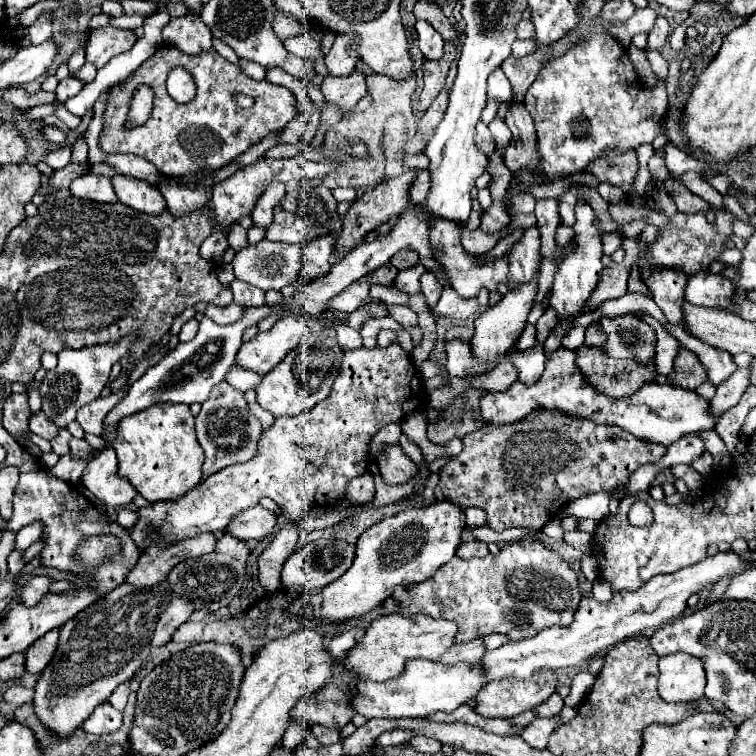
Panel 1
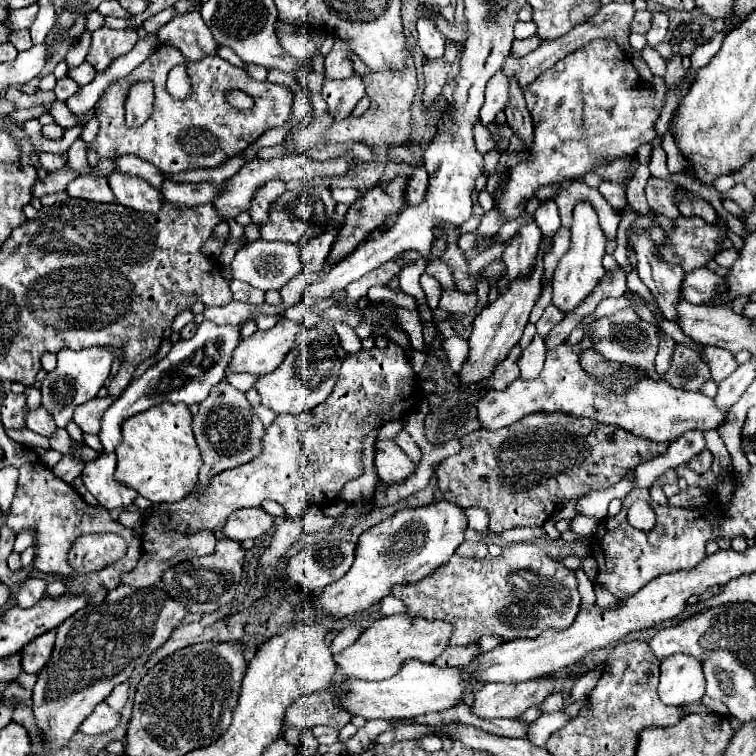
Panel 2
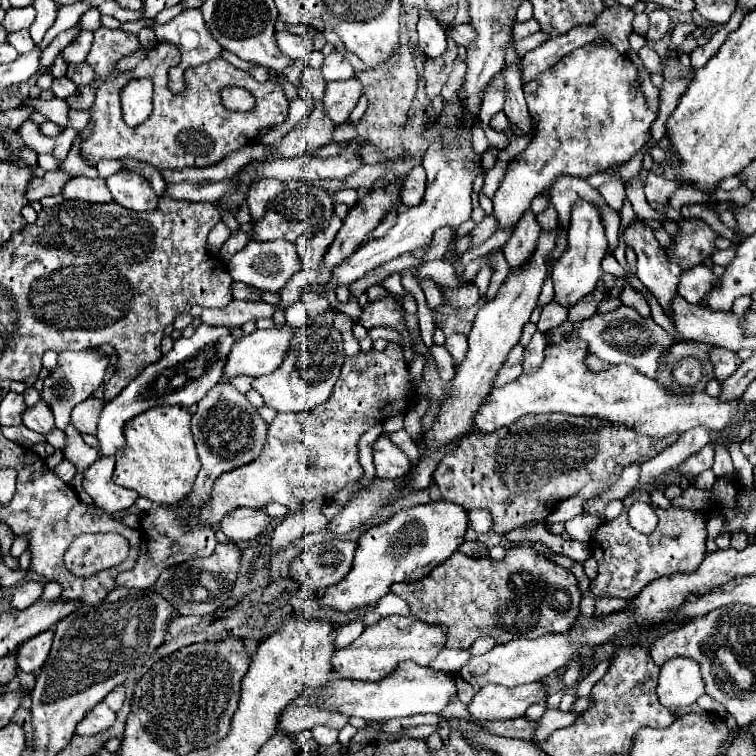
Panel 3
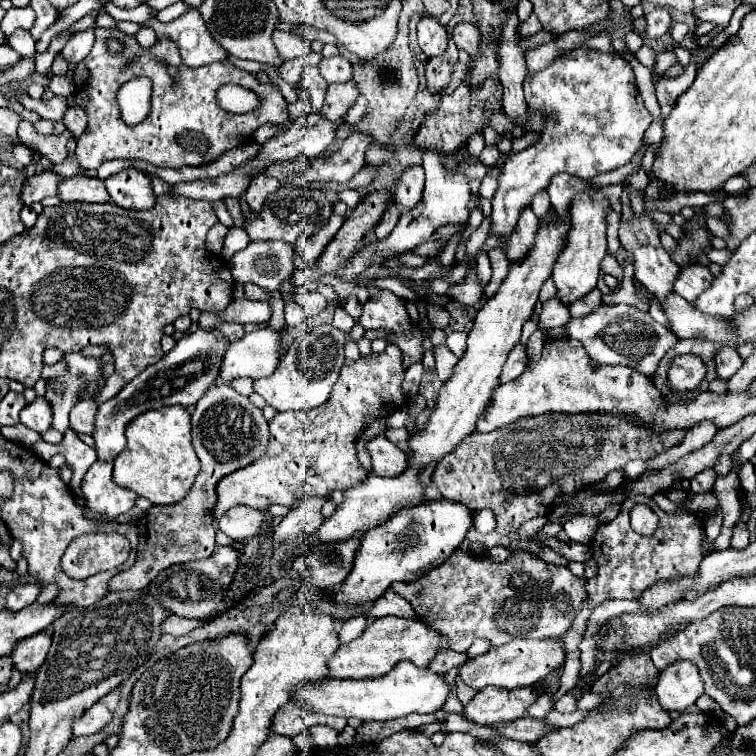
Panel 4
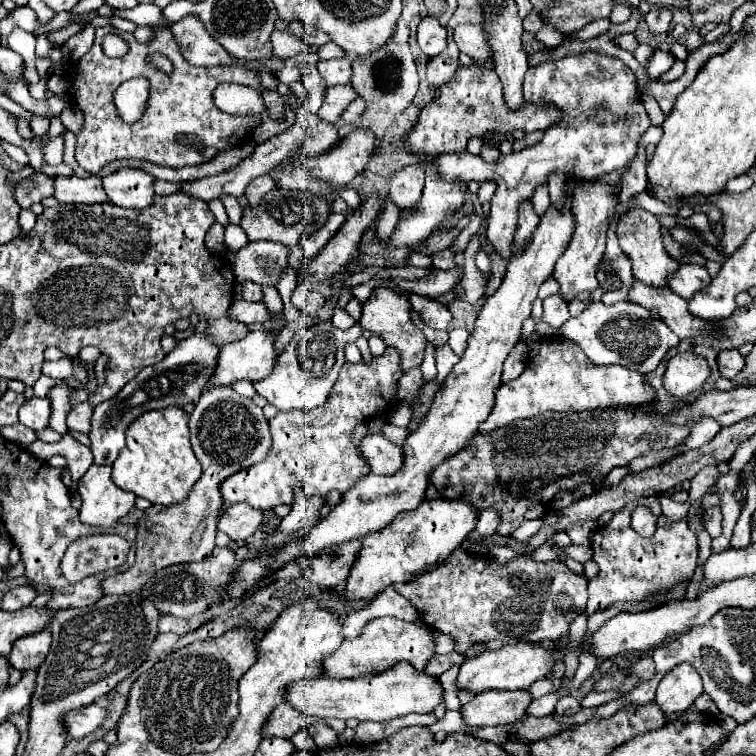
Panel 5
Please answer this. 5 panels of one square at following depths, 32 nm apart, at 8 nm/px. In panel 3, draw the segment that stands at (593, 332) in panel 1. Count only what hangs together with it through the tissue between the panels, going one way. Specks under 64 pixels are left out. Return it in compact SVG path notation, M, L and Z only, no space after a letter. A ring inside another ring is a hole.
M578 338L546 346L544 362L534 374L522 374L506 386L490 392L476 416L478 430L493 432L514 424L526 414L564 412L574 416L600 416L612 422L628 424L652 438L664 438L674 432L686 432L694 426L706 426L720 432L740 412L738 400L724 404L718 396L708 396L706 392L674 394L658 380L652 380L628 366L612 366L604 372L592 372L586 366L584 348L586 344Z

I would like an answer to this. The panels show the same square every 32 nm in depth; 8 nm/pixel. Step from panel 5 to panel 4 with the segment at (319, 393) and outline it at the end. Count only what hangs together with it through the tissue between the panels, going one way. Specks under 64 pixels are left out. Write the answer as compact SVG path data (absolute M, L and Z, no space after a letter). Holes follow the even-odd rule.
M320 324L312 328L310 332L304 332L296 338L296 342L282 354L280 364L268 378L254 380L254 390L266 400L266 404L274 406L278 412L284 410L312 410L322 406L332 386L338 380L340 368L344 364L344 344L348 338L357 341L364 337L365 330L362 326L355 324L350 334L334 328L332 324Z

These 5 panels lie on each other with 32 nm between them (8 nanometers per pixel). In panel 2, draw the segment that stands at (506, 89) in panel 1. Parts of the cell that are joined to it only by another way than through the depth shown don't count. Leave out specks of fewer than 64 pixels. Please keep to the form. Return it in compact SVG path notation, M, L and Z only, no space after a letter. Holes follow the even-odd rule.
M500 70L488 82L484 108L480 110L480 122L484 126L494 122L494 116L504 108L506 102L508 102L508 80L506 80L506 74Z

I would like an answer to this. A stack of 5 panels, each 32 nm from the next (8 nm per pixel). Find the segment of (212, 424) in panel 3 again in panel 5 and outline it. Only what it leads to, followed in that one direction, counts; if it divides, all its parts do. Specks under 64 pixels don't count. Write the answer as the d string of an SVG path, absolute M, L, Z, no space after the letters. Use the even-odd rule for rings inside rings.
M210 388L200 396L190 414L190 442L196 458L202 464L202 478L194 484L190 496L176 506L150 506L144 518L138 520L138 538L136 538L136 562L122 574L114 574L100 582L104 596L110 594L128 594L138 592L154 572L172 566L198 562L210 556L214 548L216 522L222 510L220 484L252 464L258 464L268 456L272 444L268 422L250 398L240 396L232 388Z

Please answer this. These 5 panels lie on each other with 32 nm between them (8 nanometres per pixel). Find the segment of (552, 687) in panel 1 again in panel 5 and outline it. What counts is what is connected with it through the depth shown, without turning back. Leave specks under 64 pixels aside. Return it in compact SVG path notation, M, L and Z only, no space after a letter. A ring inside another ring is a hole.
M488 690L478 694L472 702L462 706L462 720L468 730L512 724L526 716L526 708L532 702L526 690L500 692Z

